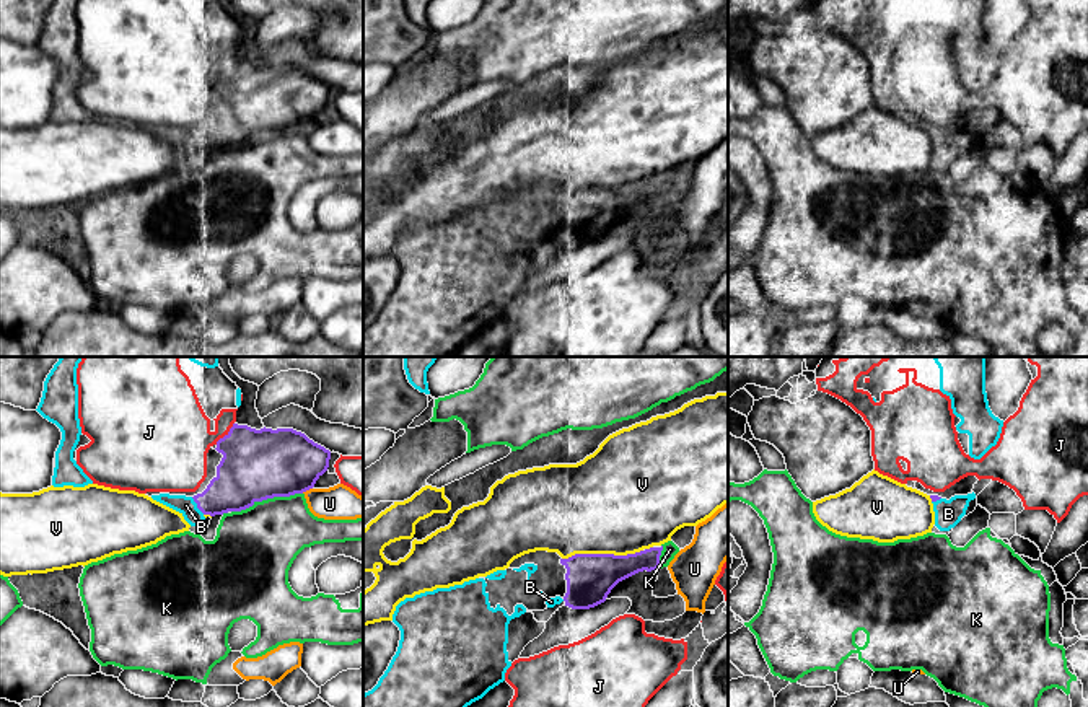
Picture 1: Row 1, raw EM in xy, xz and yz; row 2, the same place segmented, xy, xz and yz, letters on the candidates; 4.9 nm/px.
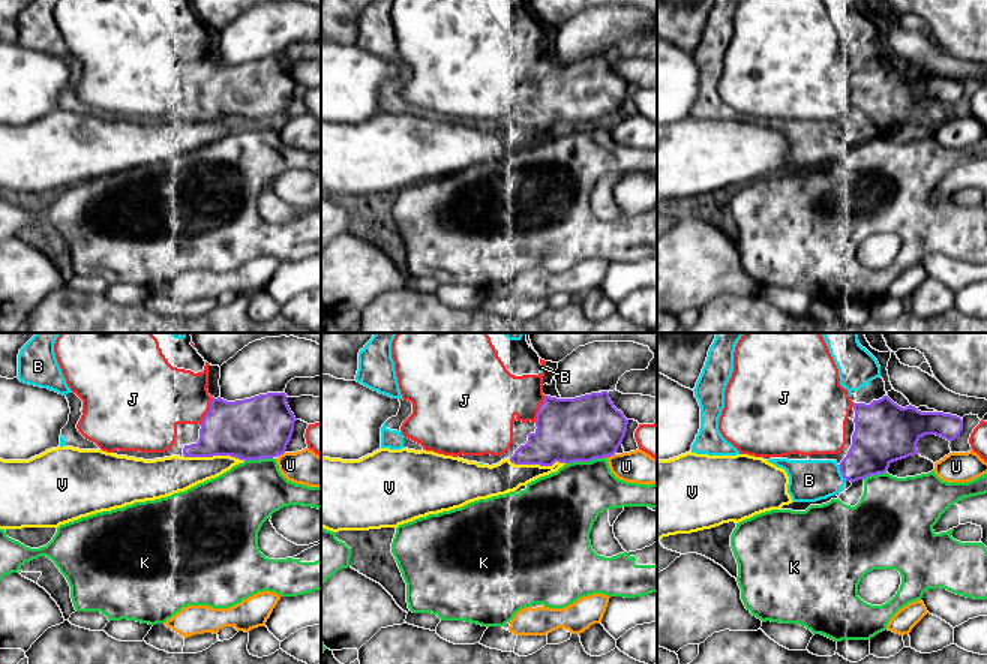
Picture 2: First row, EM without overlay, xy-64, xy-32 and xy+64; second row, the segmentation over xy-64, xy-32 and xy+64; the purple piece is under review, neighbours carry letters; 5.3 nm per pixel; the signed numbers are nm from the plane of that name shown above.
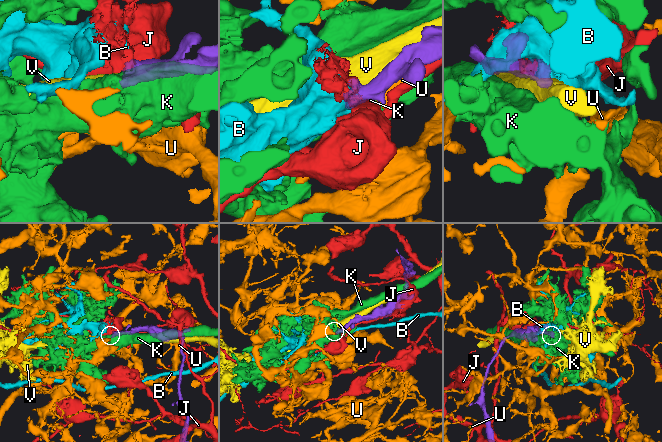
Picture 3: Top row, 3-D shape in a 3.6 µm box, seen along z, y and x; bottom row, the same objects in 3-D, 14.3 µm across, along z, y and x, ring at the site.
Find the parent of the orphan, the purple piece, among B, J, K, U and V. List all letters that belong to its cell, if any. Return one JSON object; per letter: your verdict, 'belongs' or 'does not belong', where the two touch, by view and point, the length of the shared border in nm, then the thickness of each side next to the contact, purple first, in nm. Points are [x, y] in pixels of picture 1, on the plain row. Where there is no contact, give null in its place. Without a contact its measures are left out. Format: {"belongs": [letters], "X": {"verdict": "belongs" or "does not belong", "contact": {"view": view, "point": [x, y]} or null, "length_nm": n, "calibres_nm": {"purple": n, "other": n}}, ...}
{"belongs": ["B"], "B": {"verdict": "belongs", "contact": {"view": "xy", "point": [197, 140]}, "length_nm": 110, "calibres_nm": {"purple": 240, "other": 90}}, "J": {"verdict": "does not belong", "contact": {"view": "xy", "point": [225, 70]}, "length_nm": 140, "calibres_nm": {"purple": 340, "other": 360}}, "K": {"verdict": "does not belong", "contact": {"view": "xy", "point": [266, 134]}, "length_nm": 360, "calibres_nm": {"purple": 340, "other": 400}}, "U": {"verdict": "does not belong", "contact": {"view": "xy", "point": [307, 124]}, "length_nm": 60, "calibres_nm": {"purple": 340, "other": 170}}, "V": {"verdict": "does not belong", "contact": {"view": "xz", "point": [601, 189]}, "length_nm": 400, "calibres_nm": {"purple": 240, "other": 500}}}

